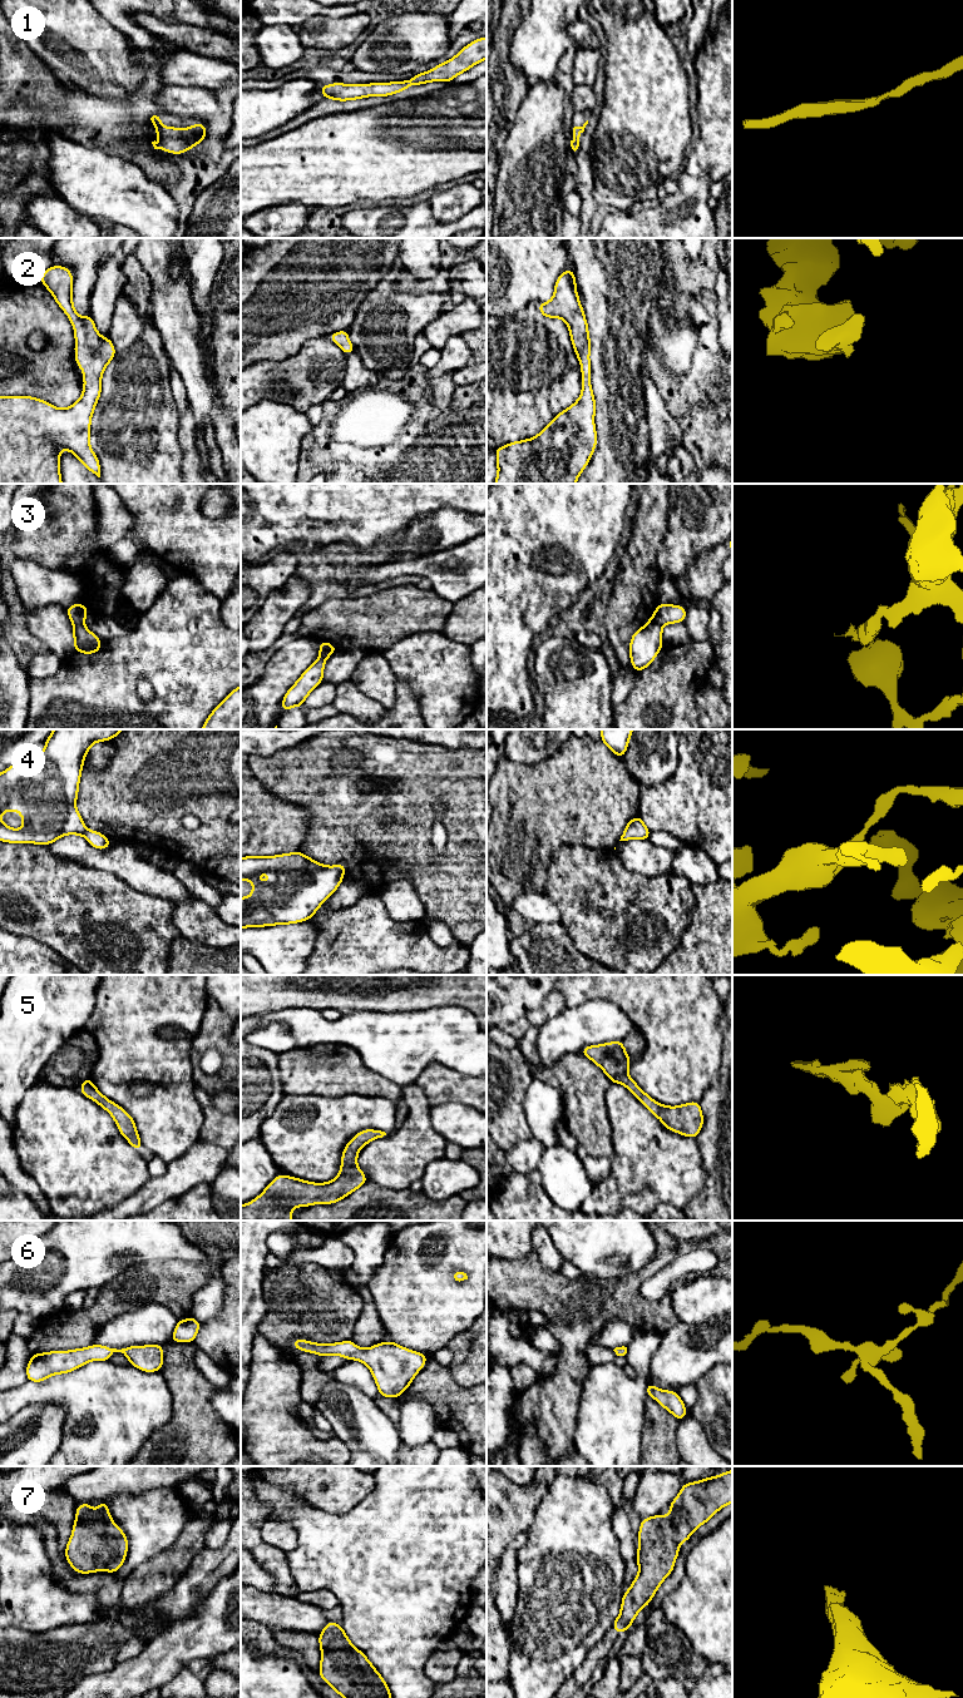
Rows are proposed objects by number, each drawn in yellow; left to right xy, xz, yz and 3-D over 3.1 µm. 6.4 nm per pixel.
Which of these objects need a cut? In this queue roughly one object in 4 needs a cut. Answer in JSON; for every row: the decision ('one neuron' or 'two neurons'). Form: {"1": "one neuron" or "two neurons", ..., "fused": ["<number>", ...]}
{"1": "one neuron", "2": "one neuron", "3": "two neurons", "4": "one neuron", "5": "one neuron", "6": "one neuron", "7": "one neuron", "fused": ["3"]}

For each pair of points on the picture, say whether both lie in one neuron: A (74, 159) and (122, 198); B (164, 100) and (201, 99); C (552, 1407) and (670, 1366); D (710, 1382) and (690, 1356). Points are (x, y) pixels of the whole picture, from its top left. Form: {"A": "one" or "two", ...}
{"A": "one", "B": "one", "C": "two", "D": "two"}

